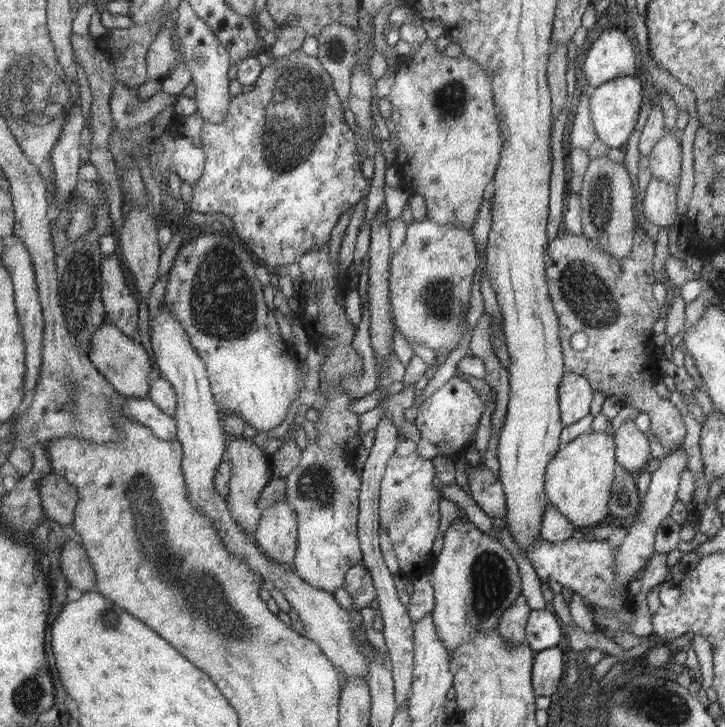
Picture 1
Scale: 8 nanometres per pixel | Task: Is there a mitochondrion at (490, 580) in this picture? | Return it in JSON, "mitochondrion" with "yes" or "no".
{"mitochondrion":"yes"}

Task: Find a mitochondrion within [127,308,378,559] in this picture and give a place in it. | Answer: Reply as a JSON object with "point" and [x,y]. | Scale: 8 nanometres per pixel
{"point":[315,485]}

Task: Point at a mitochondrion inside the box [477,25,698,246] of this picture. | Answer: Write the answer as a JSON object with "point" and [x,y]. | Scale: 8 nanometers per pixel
{"point":[600,189]}

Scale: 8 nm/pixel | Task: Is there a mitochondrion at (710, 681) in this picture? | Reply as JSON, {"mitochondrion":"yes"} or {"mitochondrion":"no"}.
{"mitochondrion":"no"}

